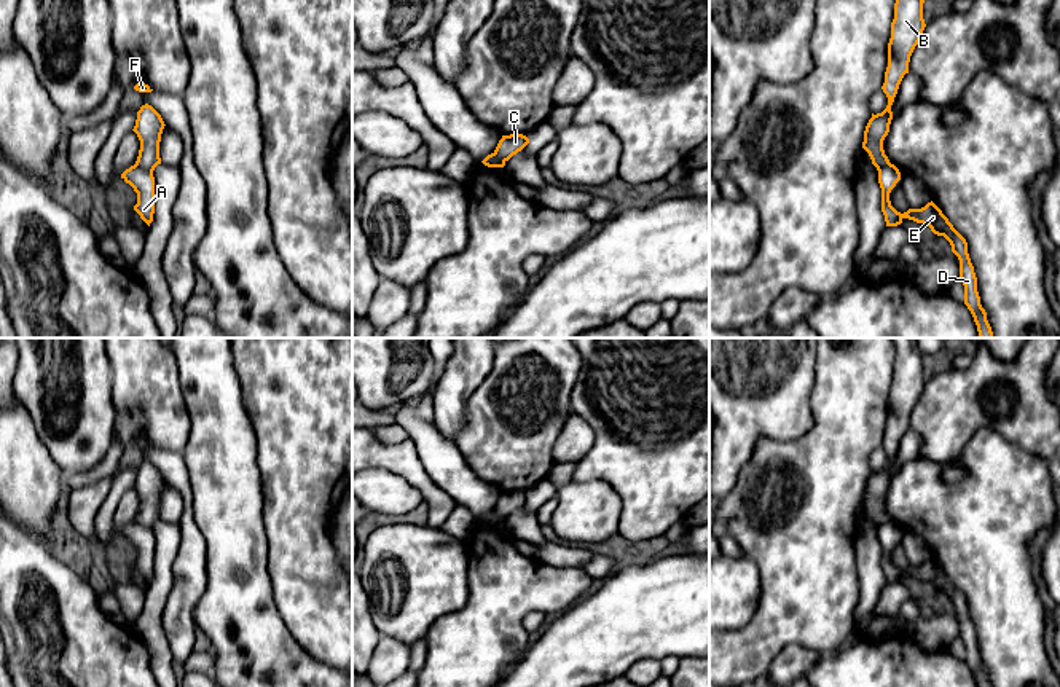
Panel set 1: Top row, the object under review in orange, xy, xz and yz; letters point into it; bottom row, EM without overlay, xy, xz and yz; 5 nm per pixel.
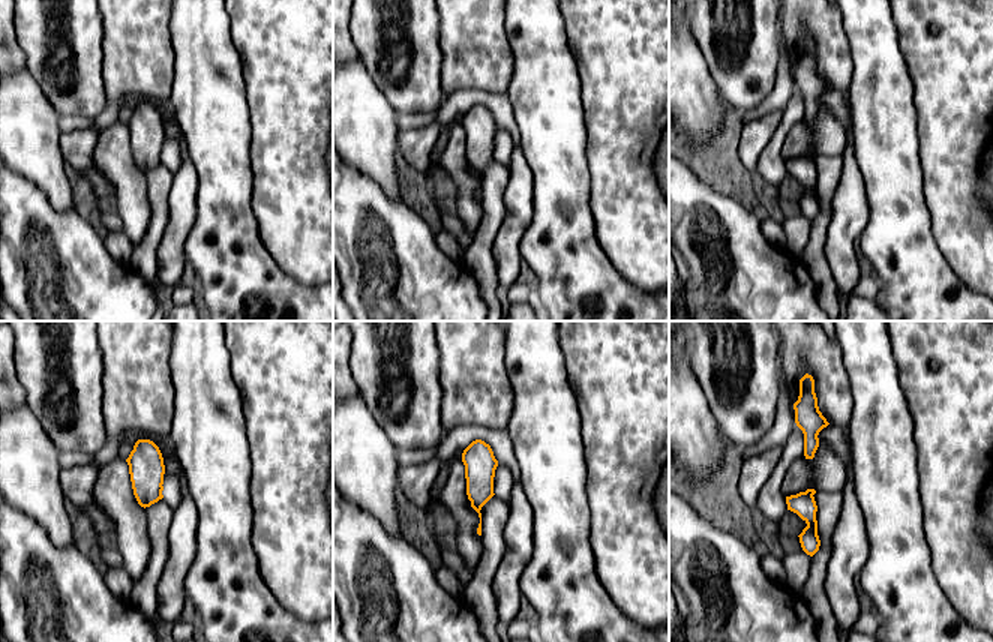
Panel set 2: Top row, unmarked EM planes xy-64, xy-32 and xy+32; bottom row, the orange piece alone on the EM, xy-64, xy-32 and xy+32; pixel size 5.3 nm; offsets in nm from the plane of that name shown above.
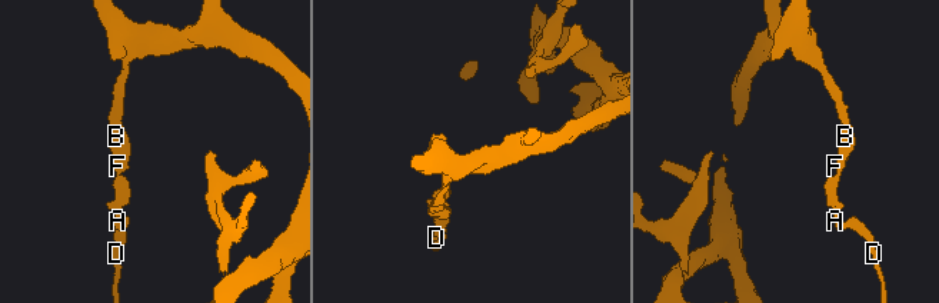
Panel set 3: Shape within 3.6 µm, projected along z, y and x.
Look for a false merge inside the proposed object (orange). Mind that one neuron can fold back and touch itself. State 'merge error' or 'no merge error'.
merge error

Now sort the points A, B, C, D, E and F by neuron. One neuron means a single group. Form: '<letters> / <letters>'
A D E / B C F

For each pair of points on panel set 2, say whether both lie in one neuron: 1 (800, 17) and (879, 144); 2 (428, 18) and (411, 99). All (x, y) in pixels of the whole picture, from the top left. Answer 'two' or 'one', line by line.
1: two
2: one

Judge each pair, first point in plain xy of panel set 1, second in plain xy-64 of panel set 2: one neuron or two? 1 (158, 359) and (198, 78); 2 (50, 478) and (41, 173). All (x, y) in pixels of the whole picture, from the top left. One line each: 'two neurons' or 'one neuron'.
1: two neurons
2: one neuron

